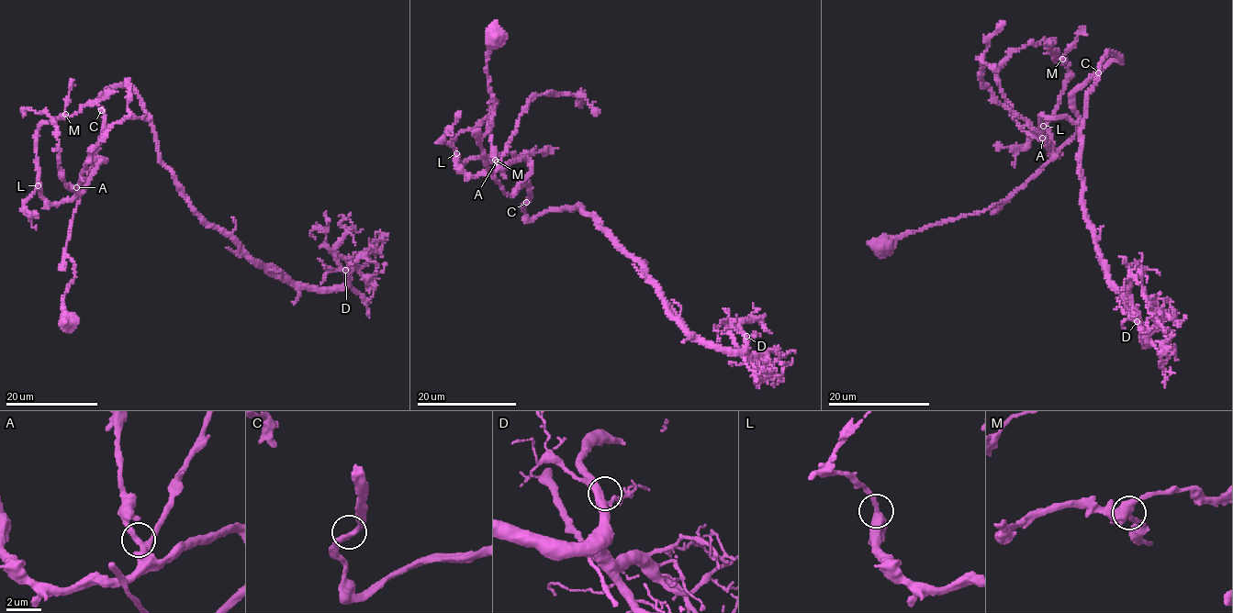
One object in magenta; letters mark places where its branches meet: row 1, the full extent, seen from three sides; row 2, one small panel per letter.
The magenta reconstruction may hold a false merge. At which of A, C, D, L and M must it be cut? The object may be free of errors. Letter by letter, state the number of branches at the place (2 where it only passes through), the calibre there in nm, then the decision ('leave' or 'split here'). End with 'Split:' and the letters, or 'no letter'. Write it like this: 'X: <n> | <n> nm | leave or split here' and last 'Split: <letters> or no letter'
A: 3 | 360 nm | leave
C: 2 | 400 nm | leave
D: 3 | 360 nm | leave
L: 3 | 380 nm | leave
M: 3 | 440 nm | leave
Split: no letter

